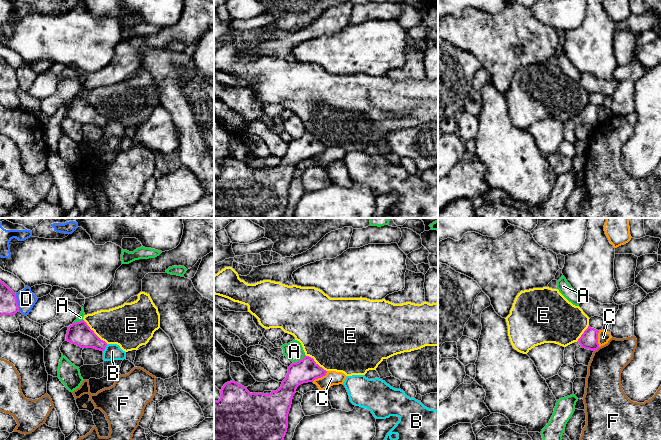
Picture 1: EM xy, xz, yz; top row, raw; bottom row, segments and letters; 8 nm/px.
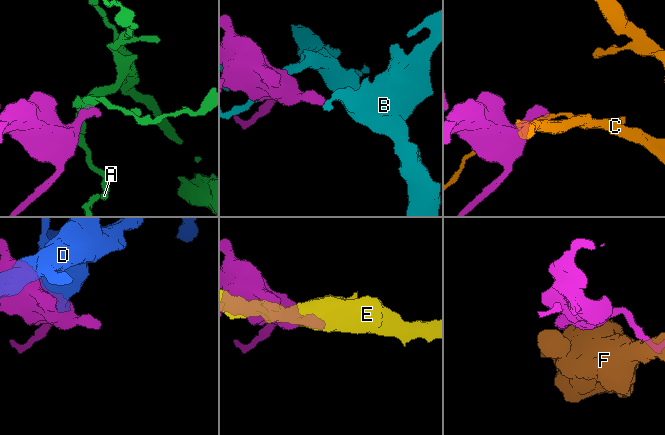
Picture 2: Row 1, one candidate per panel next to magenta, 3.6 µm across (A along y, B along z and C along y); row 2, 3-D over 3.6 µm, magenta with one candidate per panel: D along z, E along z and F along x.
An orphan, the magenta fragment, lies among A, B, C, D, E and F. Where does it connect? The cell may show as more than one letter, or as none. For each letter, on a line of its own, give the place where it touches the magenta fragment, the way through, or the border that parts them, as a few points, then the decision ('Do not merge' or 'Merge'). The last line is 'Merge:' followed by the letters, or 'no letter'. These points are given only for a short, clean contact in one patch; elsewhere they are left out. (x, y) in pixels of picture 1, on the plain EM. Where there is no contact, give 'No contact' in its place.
A: Touches magenta at xz (300, 136). Boundary: xz (305, 131), (293, 139). Do not merge
B: Touches magenta at xy (105, 123). Do not merge
C: Touches magenta at xz (320, 153). Do not merge
D: Touches magenta at xy (16, 78). Do not merge
E: Touches magenta at xy (93, 108). Boundary: xy (83, 95), (107, 119). Do not merge
F: Touches magenta at yz (596, 125). Do not merge
Merge: no letter

